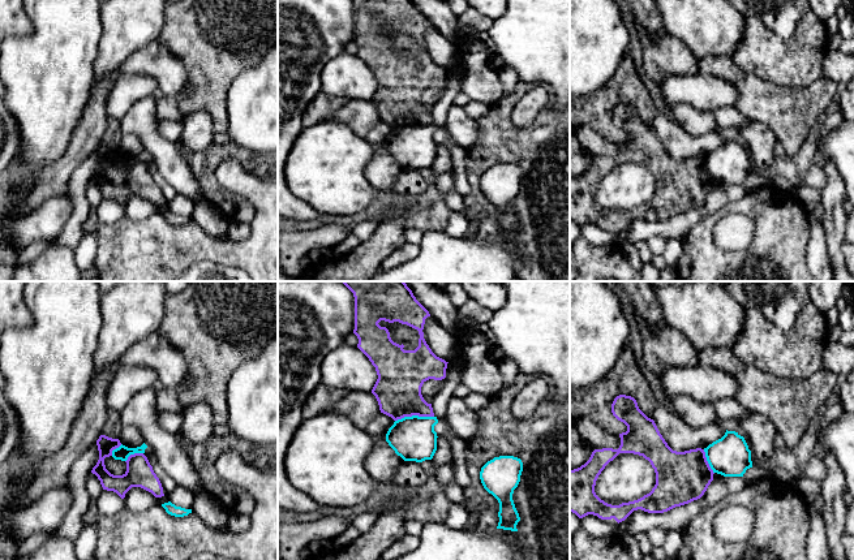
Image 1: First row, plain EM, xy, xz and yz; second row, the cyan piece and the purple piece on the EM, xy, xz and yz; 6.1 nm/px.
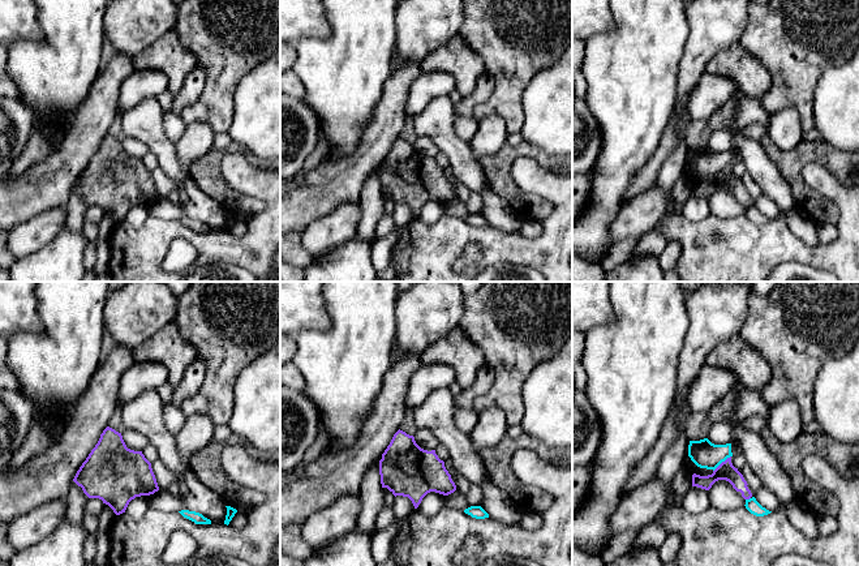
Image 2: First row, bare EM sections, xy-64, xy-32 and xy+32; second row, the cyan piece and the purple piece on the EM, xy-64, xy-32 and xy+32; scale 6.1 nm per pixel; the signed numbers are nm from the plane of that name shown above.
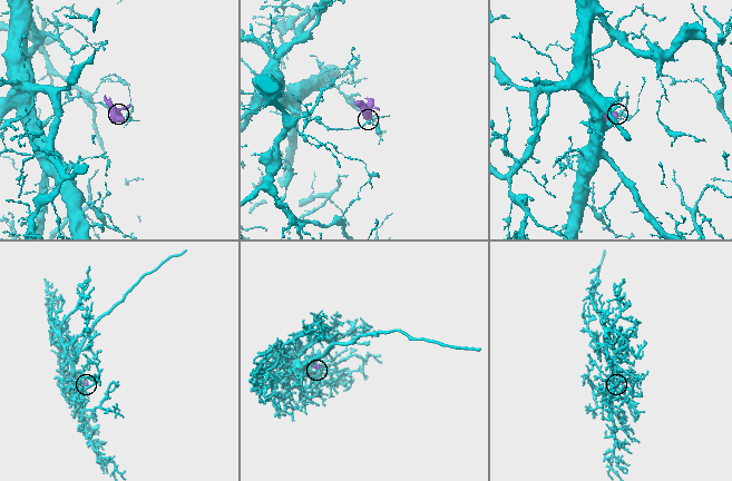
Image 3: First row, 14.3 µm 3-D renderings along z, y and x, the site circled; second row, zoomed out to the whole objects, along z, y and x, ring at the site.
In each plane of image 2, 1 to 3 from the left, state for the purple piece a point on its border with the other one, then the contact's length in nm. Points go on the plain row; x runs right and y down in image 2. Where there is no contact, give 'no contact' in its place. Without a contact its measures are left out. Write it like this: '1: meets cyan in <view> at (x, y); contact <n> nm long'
1: no contact
2: no contact
3: meets cyan in xy+32 at (721, 170); contact 150 nm long

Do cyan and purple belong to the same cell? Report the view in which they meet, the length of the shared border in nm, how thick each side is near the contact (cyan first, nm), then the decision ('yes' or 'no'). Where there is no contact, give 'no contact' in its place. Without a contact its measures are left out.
meets cyan in xz; contact 240 nm long; 280 nm thick on the cyan side, 280 nm on the other; no

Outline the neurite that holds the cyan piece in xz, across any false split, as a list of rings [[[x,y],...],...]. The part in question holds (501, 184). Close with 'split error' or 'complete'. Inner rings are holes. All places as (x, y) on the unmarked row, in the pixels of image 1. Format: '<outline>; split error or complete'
[[[499,164],[488,169],[480,180],[484,197],[499,211],[499,231],[497,237],[518,240],[520,229],[512,202],[520,190],[523,171],[514,164]]]; complete

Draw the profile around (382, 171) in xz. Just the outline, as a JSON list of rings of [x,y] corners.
[[[386,143],[372,146],[373,156],[365,168],[365,177],[373,188],[383,194],[383,199],[389,202],[394,198],[394,184],[404,168],[389,154]]]

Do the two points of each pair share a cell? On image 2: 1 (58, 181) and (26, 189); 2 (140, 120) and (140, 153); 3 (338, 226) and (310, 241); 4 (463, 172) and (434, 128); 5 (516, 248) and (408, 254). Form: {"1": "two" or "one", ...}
{"1": "one", "2": "two", "3": "one", "4": "one", "5": "one"}

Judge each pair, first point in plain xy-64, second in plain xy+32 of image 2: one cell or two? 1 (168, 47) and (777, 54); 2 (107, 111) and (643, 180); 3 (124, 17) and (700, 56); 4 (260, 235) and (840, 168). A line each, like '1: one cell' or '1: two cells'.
1: two cells
2: one cell
3: one cell
4: two cells

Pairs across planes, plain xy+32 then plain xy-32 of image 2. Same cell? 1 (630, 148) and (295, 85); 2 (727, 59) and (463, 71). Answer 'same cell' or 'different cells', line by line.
1: different cells
2: same cell

